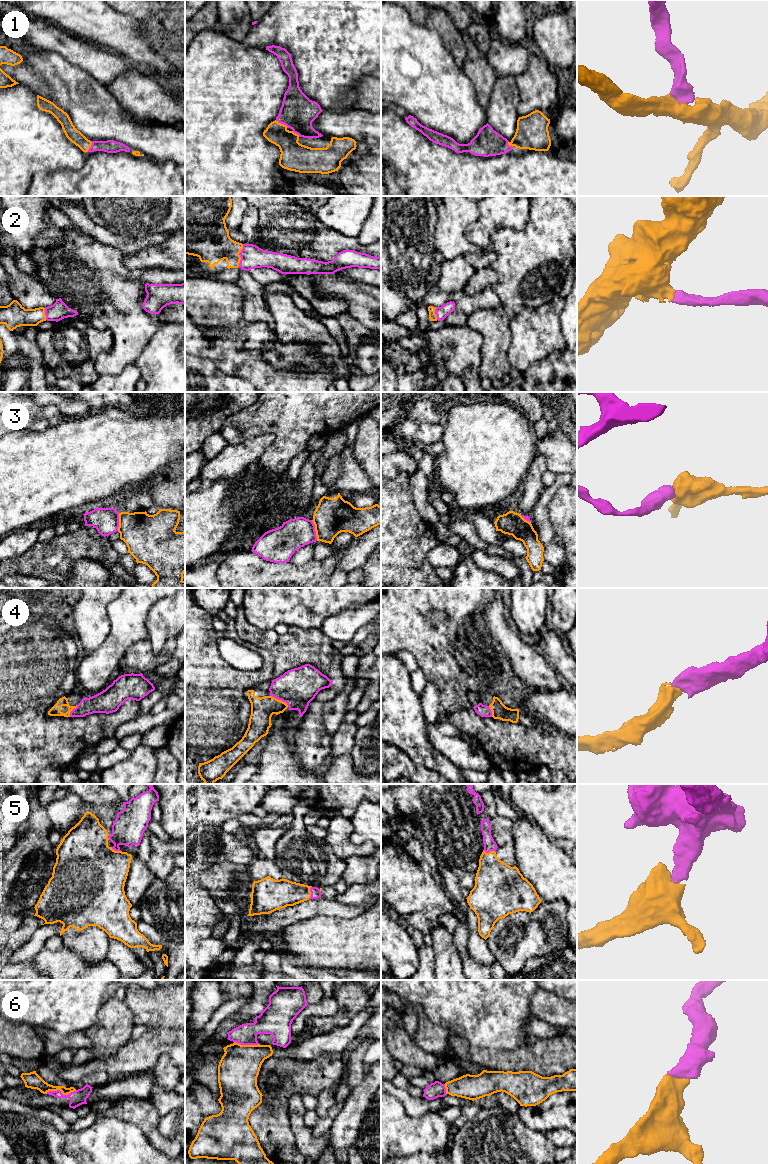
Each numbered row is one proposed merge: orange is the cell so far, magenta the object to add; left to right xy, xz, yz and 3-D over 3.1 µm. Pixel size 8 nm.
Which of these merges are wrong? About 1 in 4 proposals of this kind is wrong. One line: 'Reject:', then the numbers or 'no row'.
Reject: 3

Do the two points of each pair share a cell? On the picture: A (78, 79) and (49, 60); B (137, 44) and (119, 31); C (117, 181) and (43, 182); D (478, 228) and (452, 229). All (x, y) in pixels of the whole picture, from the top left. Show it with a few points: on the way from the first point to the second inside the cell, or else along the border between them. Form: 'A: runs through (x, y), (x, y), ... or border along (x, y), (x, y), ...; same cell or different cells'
A: runs through (71, 79), (68, 79), (56, 67); same cell
B: runs through (133, 44), (123, 35); same cell
C: runs through (99, 182), (61, 182); same cell
D: border along (479, 208), (479, 217), (465, 230), (479, 248); different cells

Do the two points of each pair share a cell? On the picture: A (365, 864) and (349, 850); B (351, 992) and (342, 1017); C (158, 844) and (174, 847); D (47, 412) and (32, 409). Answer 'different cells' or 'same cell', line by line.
A: different cells
B: same cell
C: same cell
D: same cell

